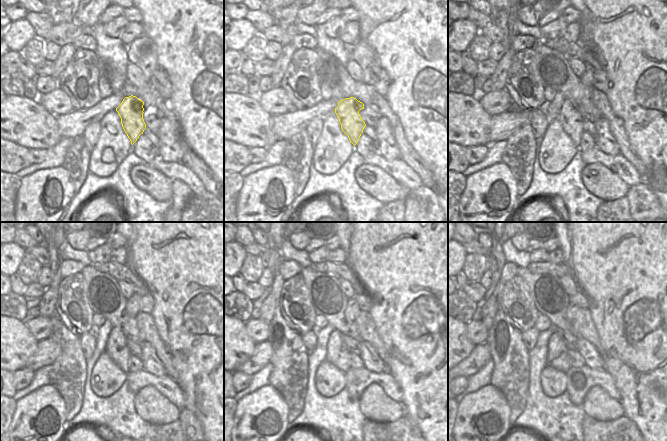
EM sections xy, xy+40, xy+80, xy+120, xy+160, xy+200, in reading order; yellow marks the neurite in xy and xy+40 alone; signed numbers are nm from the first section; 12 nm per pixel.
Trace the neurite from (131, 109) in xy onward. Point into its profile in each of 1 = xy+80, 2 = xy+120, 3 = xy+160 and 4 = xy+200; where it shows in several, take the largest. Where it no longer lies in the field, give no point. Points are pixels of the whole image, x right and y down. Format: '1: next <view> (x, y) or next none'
1: next xy+80 (572, 122)
2: next xy+120 (116, 347)
3: next xy+160 (337, 353)
4: next xy+200 (557, 352)

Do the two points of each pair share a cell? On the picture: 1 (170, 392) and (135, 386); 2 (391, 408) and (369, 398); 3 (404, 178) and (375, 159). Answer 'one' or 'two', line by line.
1: one
2: one
3: one

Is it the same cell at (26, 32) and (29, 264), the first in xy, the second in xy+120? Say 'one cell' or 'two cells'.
two cells

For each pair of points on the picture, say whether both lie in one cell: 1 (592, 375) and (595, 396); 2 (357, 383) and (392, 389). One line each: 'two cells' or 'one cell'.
1: two cells
2: one cell

